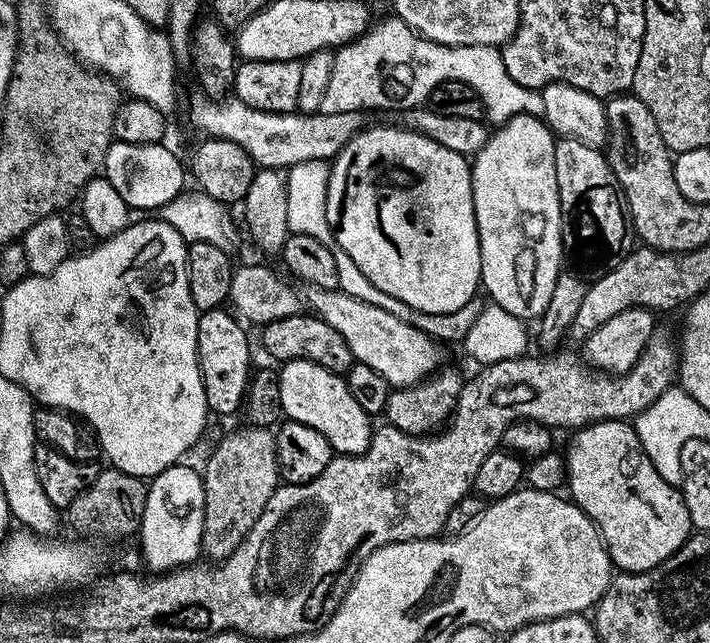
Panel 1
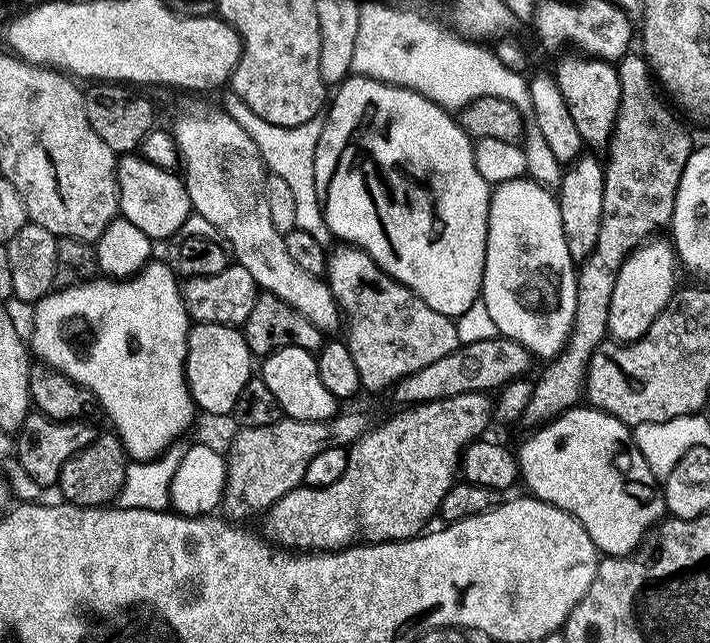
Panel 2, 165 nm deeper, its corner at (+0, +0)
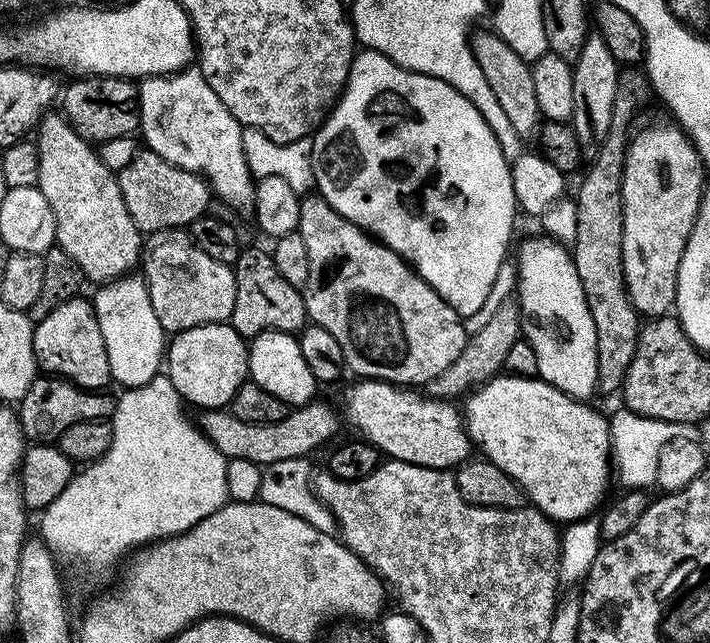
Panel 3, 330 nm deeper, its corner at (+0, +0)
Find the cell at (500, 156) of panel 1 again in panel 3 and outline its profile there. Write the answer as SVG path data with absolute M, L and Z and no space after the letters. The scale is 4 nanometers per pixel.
M547 235L532 236L520 248L518 257L518 301L520 308L520 327L523 339L534 346L538 354L539 379L562 390L574 400L587 401L588 396L597 395L598 378L598 338L594 330L594 318L578 278L578 270L572 261L572 253L565 245Z

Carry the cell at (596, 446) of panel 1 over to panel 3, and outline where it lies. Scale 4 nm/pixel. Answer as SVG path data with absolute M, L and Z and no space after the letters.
M499 374L493 376L488 383L484 383L477 387L475 391L467 397L468 412L466 408L466 427L469 436L478 445L483 455L490 462L494 462L494 466L498 466L498 470L502 470L506 474L510 474L510 478L514 478L514 482L518 482L518 486L524 491L525 497L530 501L531 507L537 508L539 512L543 512L549 520L553 522L571 522L577 520L584 520L591 517L605 503L604 495L608 492L608 468L610 472L610 461L613 459L614 453L612 450L612 429L610 427L610 420L607 415L603 416L600 412L595 412L591 408L591 403L581 402L572 399L562 390L558 390L552 384L539 378L531 376L510 376L507 374Z

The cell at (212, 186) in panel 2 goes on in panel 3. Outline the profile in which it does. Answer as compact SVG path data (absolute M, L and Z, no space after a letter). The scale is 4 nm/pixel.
M190 66L167 76L145 77L138 87L139 129L147 137L147 149L171 165L203 175L217 199L236 212L249 213L256 204L257 181L244 147L243 125L226 109L199 67Z

